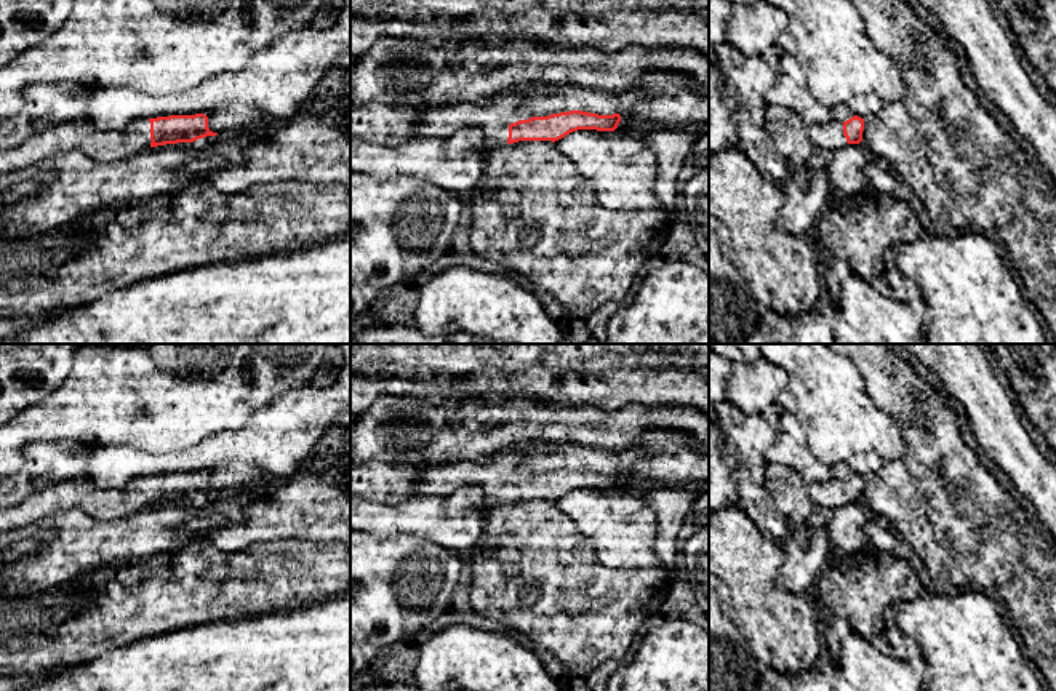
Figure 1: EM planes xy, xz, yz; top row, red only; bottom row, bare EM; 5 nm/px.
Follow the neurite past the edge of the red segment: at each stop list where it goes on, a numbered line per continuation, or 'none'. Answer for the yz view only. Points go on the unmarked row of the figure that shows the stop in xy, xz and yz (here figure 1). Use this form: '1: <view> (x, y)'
1: yz (828, 495)

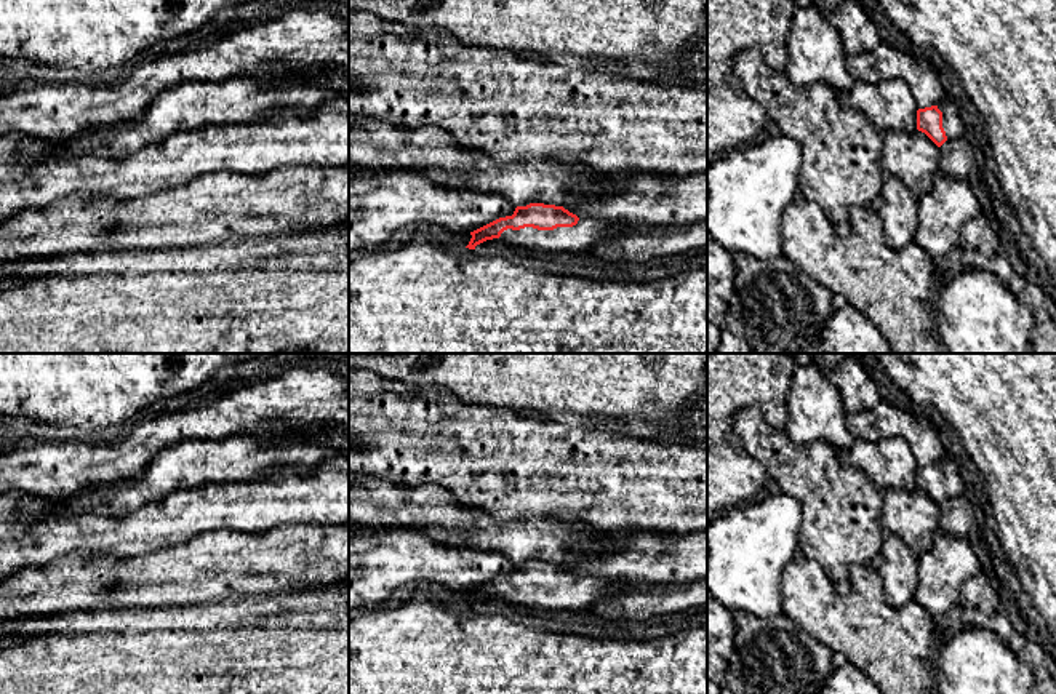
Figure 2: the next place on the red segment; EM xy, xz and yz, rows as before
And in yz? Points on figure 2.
1: yz (952, 482)

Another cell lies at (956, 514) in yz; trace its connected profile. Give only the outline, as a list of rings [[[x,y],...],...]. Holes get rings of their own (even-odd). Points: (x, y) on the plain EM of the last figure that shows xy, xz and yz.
[[[962,494],[939,505],[939,529],[952,537],[968,537],[974,529],[974,509]]]

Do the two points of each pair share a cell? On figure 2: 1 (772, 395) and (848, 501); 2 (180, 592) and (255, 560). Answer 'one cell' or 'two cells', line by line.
1: two cells
2: one cell

